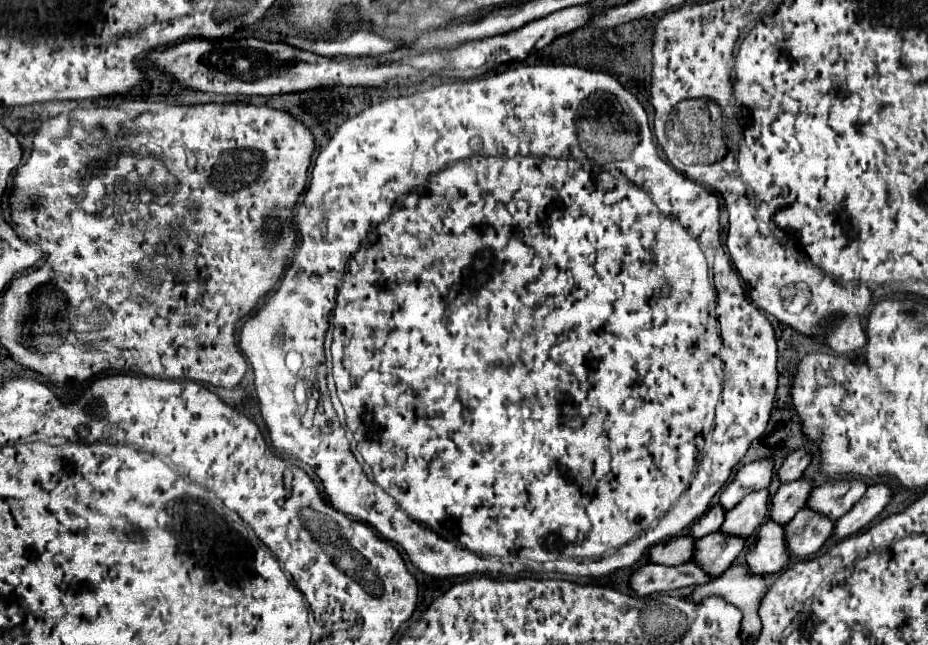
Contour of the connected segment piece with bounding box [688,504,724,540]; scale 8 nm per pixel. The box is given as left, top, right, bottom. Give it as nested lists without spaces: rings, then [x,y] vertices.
[[[716,504],[716,506],[712,506],[700,520],[694,522],[694,526],[690,528],[688,536],[694,538],[694,540],[698,540],[698,538],[702,538],[702,536],[708,536],[708,534],[712,534],[712,532],[718,532],[722,520],[724,520],[724,510],[720,508],[720,504]]]

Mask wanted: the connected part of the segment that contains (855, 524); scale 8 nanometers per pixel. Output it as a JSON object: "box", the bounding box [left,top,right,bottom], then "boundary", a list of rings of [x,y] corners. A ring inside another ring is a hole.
{"box":[832,484,890,542],"boundary":[[[874,484],[866,490],[866,494],[858,500],[858,504],[854,504],[854,508],[850,512],[846,512],[842,518],[838,518],[834,522],[834,532],[832,532],[832,542],[844,540],[852,534],[856,534],[858,530],[866,528],[882,510],[884,506],[890,502],[890,490],[888,484]]]}

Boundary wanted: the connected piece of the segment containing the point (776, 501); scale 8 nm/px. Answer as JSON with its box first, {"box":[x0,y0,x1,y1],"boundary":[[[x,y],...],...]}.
{"box":[770,480,812,524],"boundary":[[[794,480],[792,484],[782,484],[772,496],[770,520],[776,524],[786,524],[788,520],[792,520],[792,516],[800,508],[804,508],[804,500],[808,498],[810,490],[812,490],[810,480]]]}

